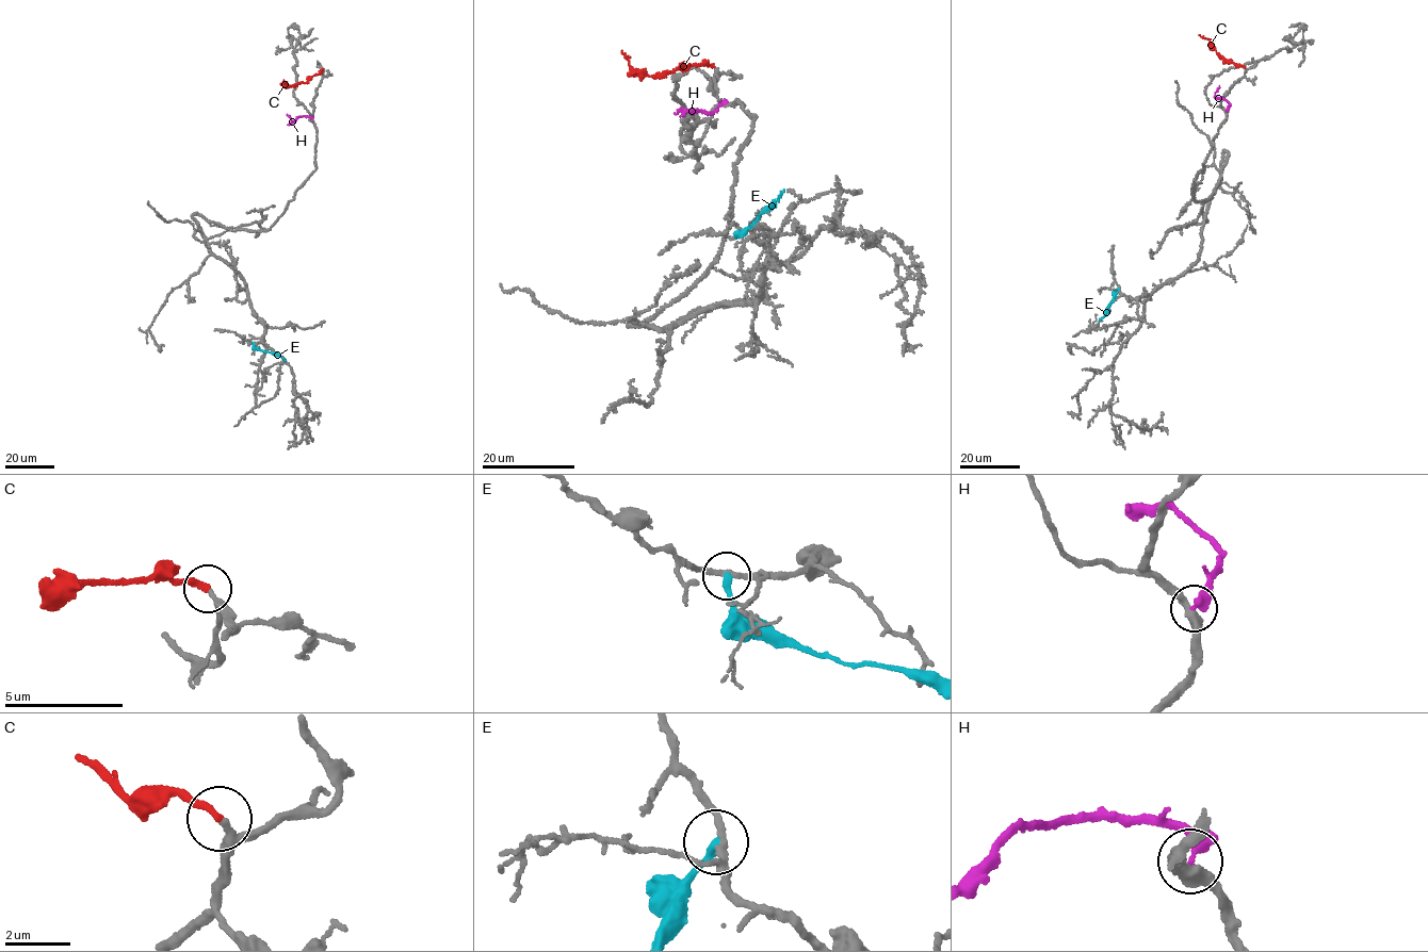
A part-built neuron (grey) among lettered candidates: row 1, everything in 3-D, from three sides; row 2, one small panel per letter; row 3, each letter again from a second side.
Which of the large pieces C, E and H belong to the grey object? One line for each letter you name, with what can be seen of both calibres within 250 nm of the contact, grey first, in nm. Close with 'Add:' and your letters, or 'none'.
C: Thickness 200 nm (grey) against 240 nm
Add: C

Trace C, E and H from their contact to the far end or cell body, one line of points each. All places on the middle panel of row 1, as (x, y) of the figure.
C: (713, 66), (681, 64), (671, 71), (641, 76), (632, 69), (621, 50)
E: (735, 236), (778, 198), (782, 190)
H: (724, 103), (706, 114), (683, 109), (674, 113)

